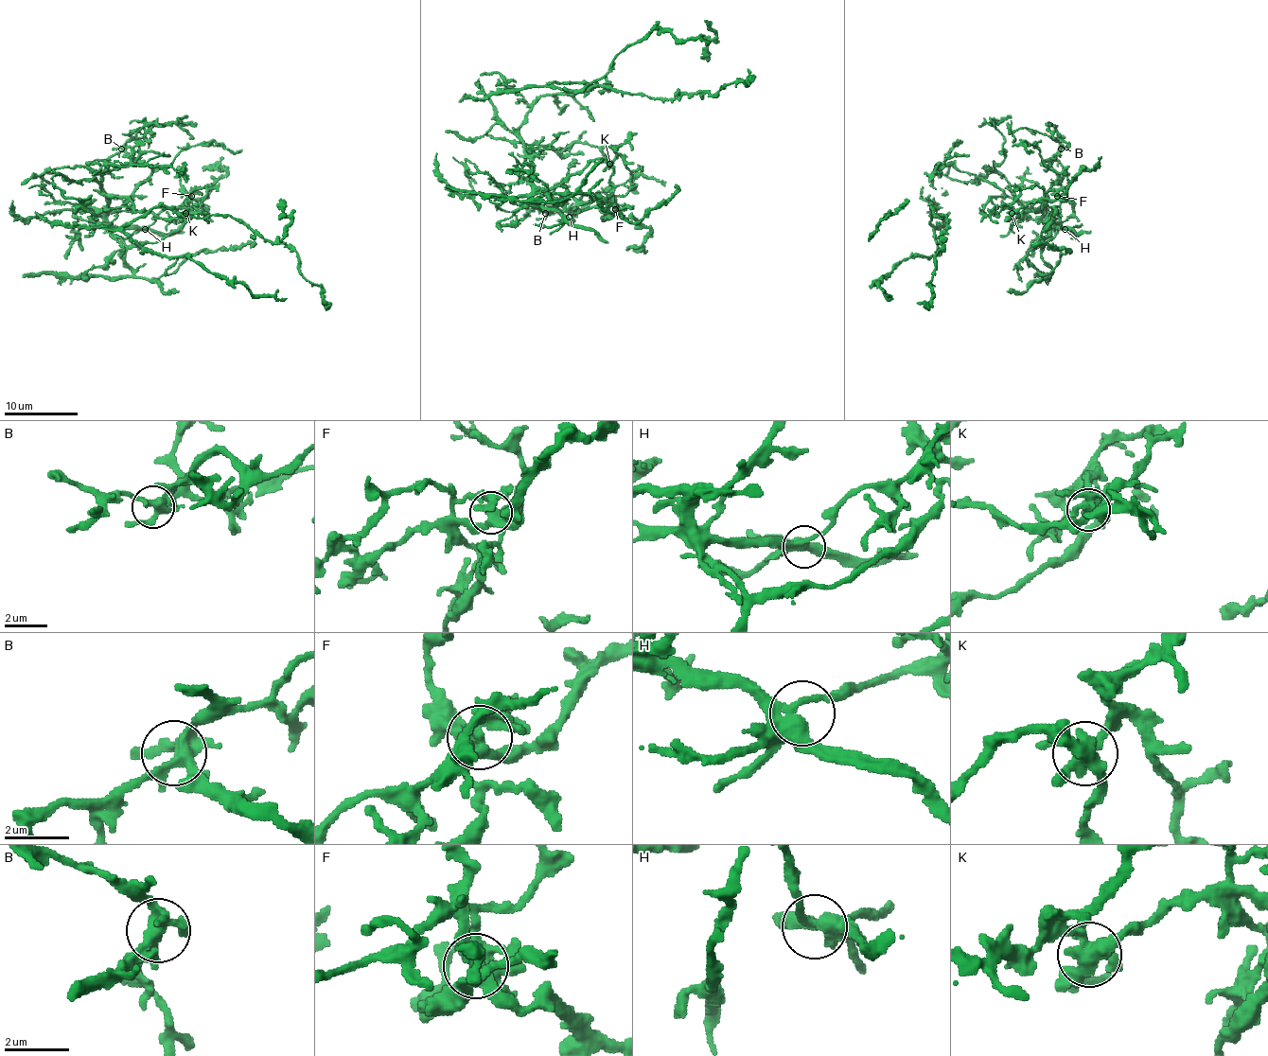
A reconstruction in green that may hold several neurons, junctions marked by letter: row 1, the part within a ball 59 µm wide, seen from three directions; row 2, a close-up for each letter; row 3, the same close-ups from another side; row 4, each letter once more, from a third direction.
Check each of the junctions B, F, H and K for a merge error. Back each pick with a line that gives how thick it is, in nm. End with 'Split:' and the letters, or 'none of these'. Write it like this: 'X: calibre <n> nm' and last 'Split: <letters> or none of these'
F: calibre 400 nm
K: calibre 440 nm
Split: F, K

